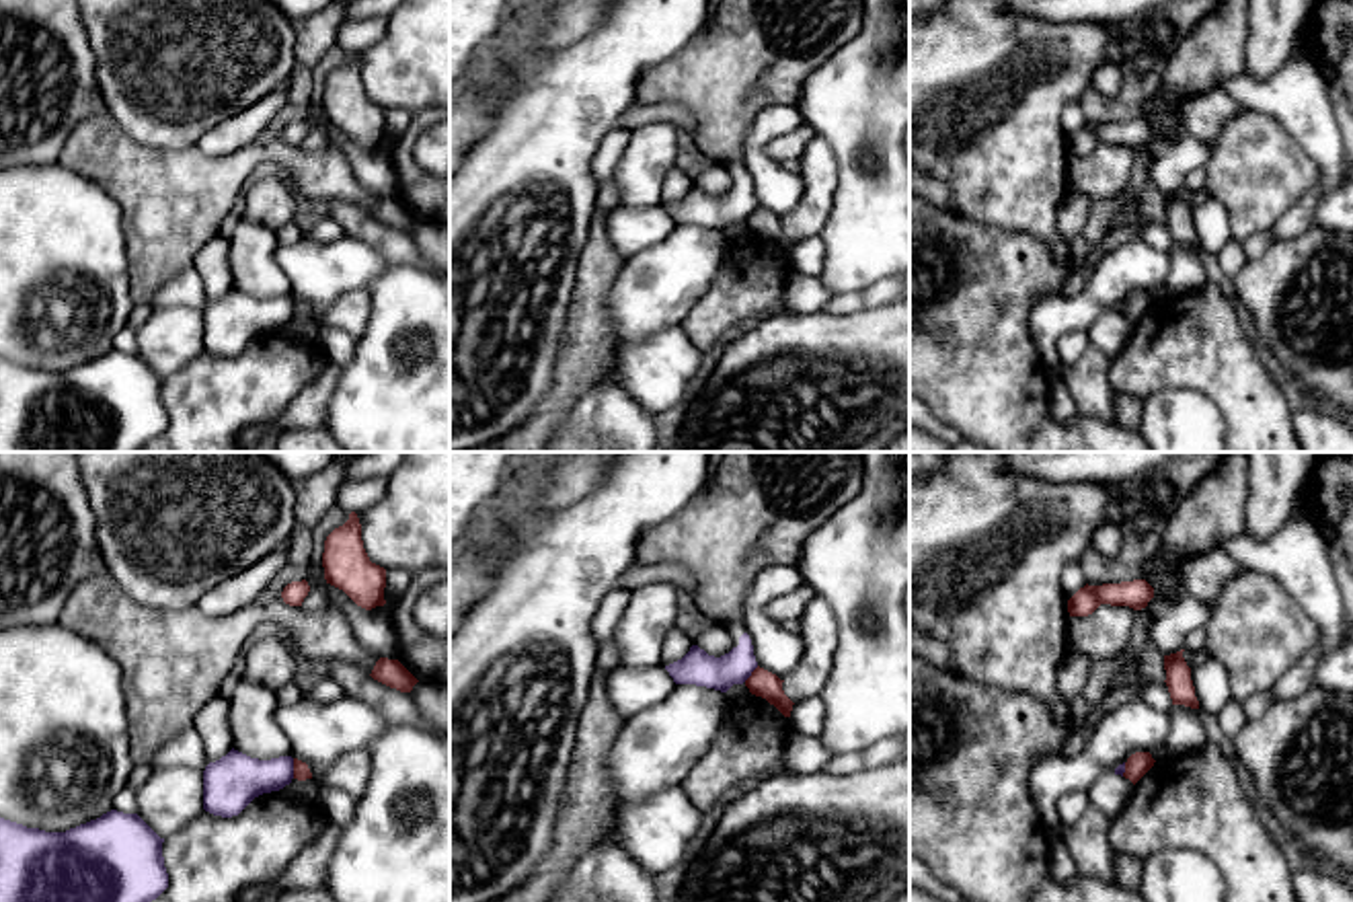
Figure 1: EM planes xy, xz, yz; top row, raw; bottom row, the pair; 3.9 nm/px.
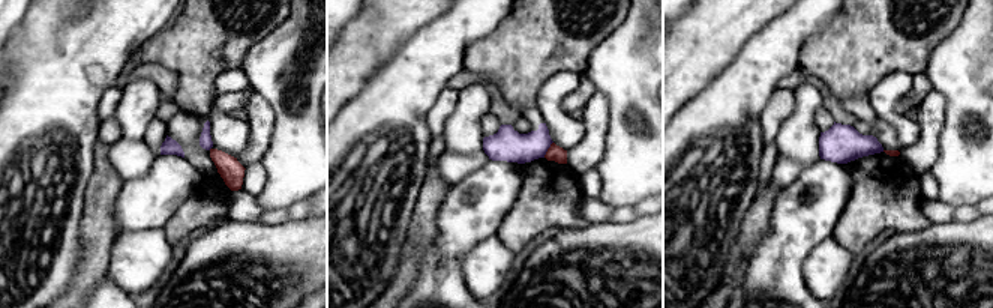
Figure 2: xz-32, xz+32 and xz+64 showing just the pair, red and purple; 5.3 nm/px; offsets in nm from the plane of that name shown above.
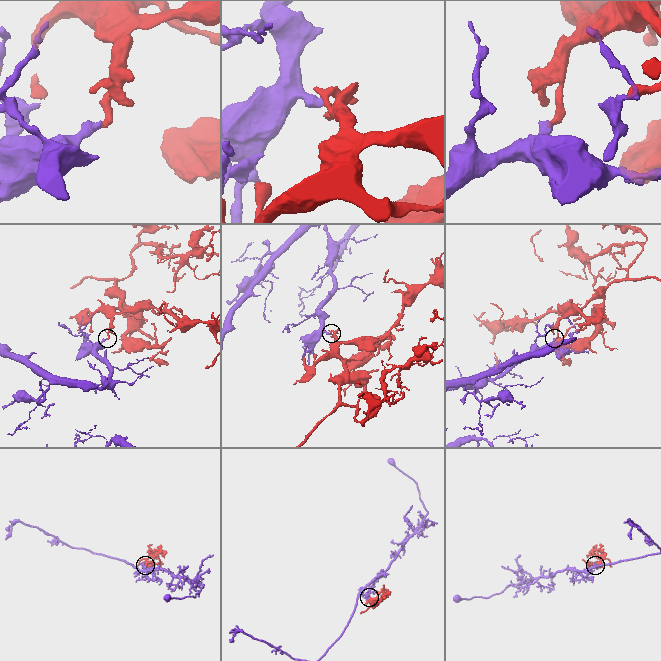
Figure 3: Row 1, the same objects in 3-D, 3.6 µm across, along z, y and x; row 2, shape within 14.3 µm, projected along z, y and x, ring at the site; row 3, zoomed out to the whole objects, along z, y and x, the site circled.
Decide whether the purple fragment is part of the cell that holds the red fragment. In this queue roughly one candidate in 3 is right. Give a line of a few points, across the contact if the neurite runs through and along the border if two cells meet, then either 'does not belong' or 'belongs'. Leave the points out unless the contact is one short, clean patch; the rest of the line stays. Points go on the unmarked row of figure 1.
xy (292, 298), (294, 317) | does not belong

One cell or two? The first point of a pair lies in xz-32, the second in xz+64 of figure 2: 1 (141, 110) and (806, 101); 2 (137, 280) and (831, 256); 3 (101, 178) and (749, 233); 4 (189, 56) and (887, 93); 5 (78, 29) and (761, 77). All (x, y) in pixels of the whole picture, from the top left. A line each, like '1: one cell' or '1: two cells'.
1: one cell
2: one cell
3: one cell
4: two cells
5: one cell

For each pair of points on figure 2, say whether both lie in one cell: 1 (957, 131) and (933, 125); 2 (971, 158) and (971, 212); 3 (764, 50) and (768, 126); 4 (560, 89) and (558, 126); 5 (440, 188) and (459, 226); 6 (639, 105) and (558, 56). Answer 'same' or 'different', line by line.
1: different
2: different
3: different
4: same
5: different
6: different

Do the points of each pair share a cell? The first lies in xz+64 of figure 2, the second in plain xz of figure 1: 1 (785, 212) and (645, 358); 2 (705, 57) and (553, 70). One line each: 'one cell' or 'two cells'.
1: two cells
2: two cells

